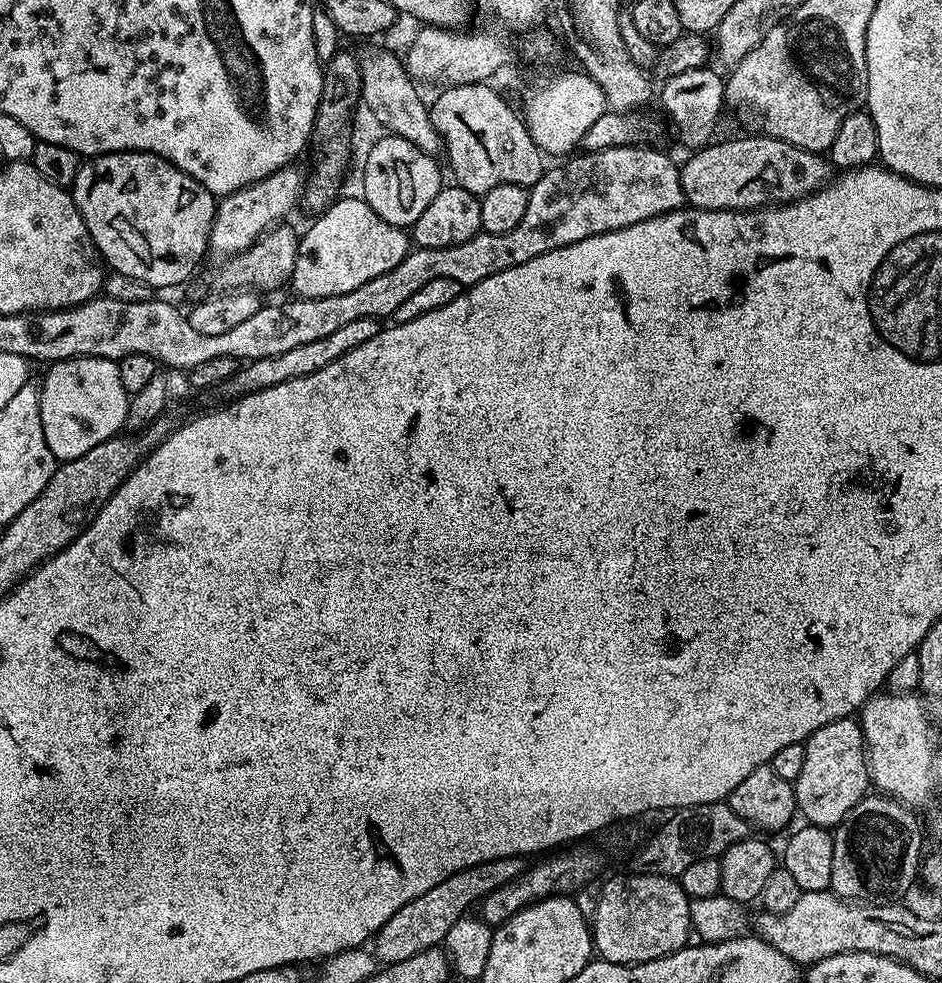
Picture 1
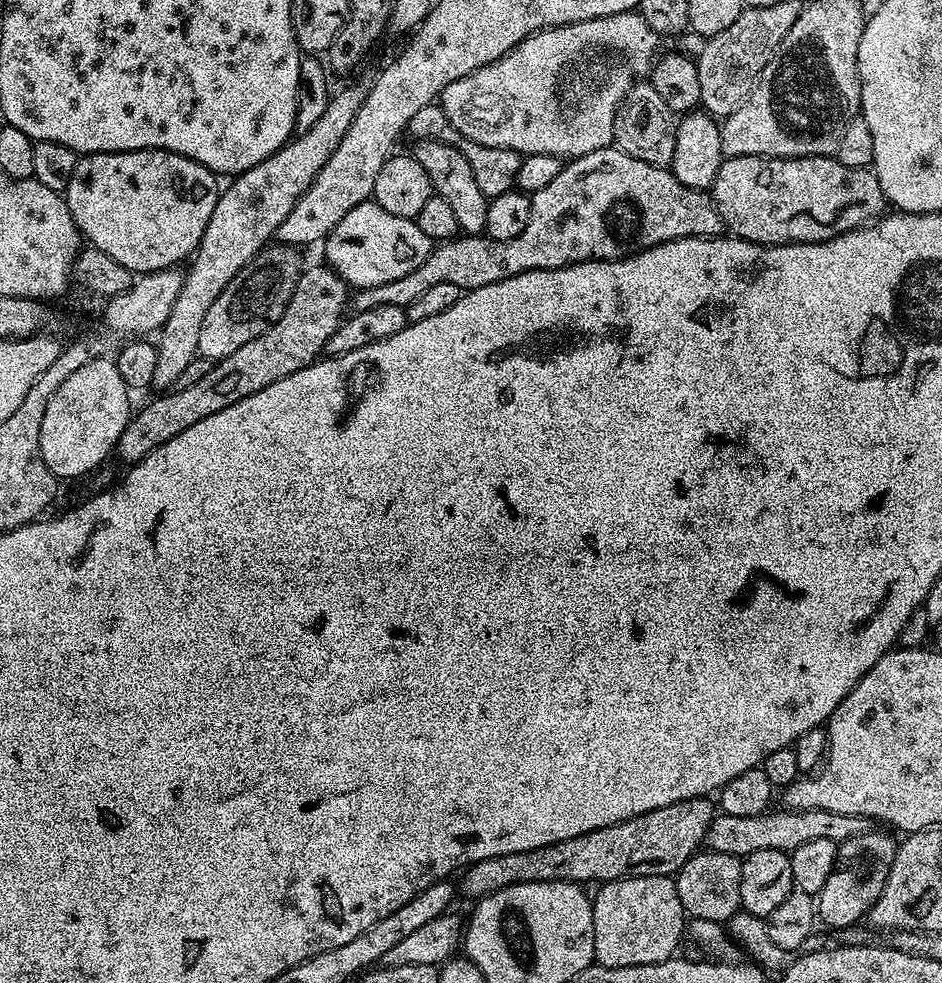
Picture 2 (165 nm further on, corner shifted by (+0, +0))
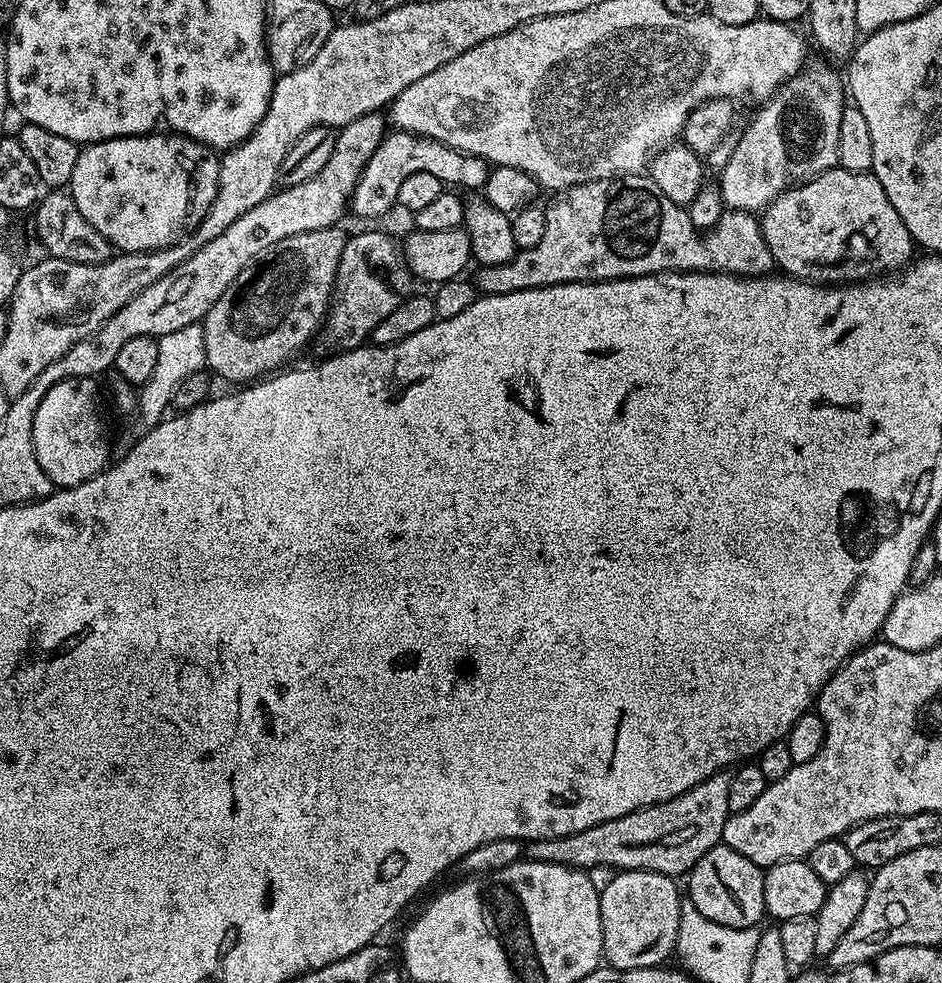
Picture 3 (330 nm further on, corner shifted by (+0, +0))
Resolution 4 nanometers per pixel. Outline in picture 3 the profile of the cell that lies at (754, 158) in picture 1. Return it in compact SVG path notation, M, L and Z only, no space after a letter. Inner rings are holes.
M839 166L829 168L811 180L784 189L776 199L767 204L758 221L775 267L781 273L798 280L825 286L859 282L873 274L903 269L913 259L914 241L910 230L906 230L906 222L898 218L898 210L890 206L890 198L886 198L882 182L878 182L871 171L851 172Z

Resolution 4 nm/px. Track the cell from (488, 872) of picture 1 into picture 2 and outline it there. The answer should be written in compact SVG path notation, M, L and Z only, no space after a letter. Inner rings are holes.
M702 796L662 806L578 838L566 838L550 846L538 846L538 850L502 854L498 858L469 864L463 873L464 881L459 881L458 888L463 895L465 892L471 898L479 898L522 882L567 880L583 885L587 880L611 882L625 876L672 876L705 843L713 815L713 801Z

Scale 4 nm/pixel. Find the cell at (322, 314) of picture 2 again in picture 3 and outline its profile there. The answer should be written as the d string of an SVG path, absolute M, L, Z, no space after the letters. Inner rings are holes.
M360 232L357 236L349 235L344 242L342 258L338 262L338 274L336 275L336 286L334 299L331 301L327 317L322 325L324 332L324 344L328 350L335 350L337 353L348 352L351 348L361 347L371 337L374 326L391 314L400 304L401 293L396 293L388 285L388 279L396 268L396 256L398 260L398 248L392 245L392 240L384 232Z

